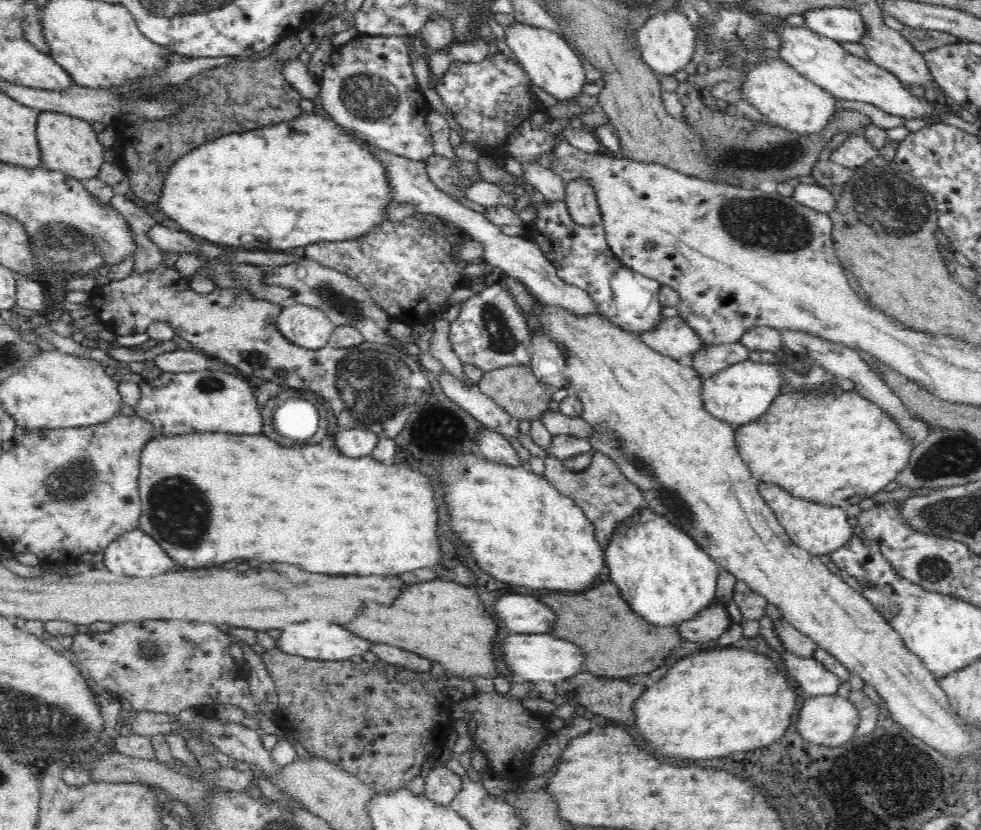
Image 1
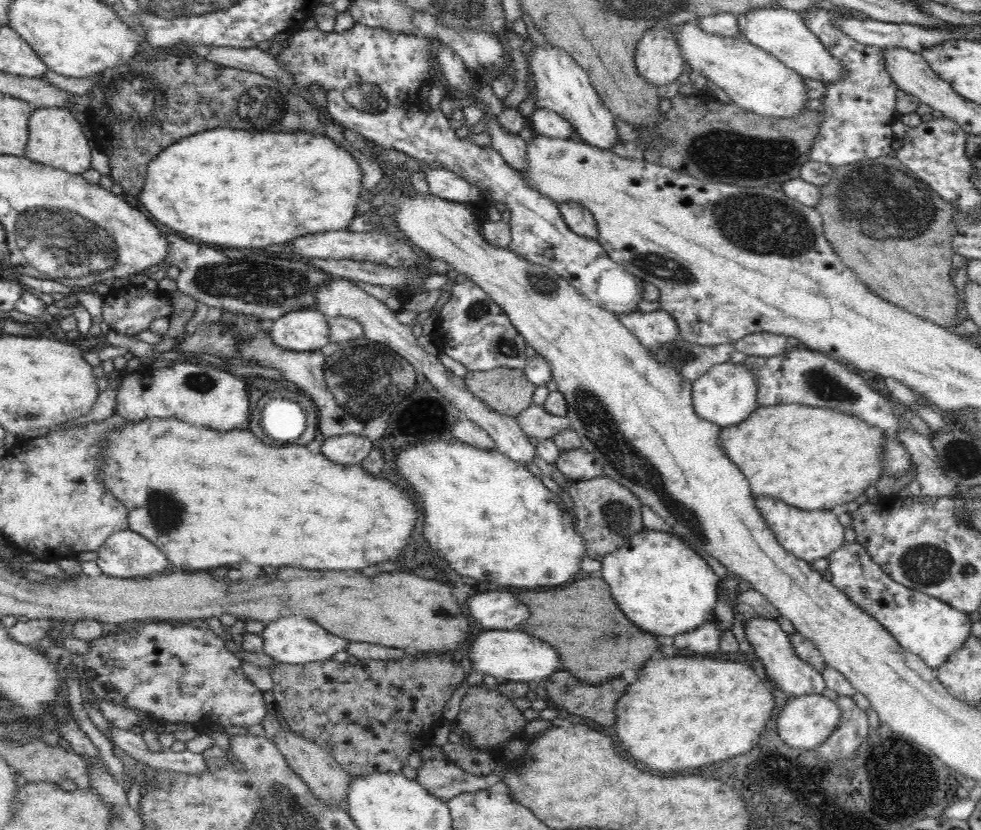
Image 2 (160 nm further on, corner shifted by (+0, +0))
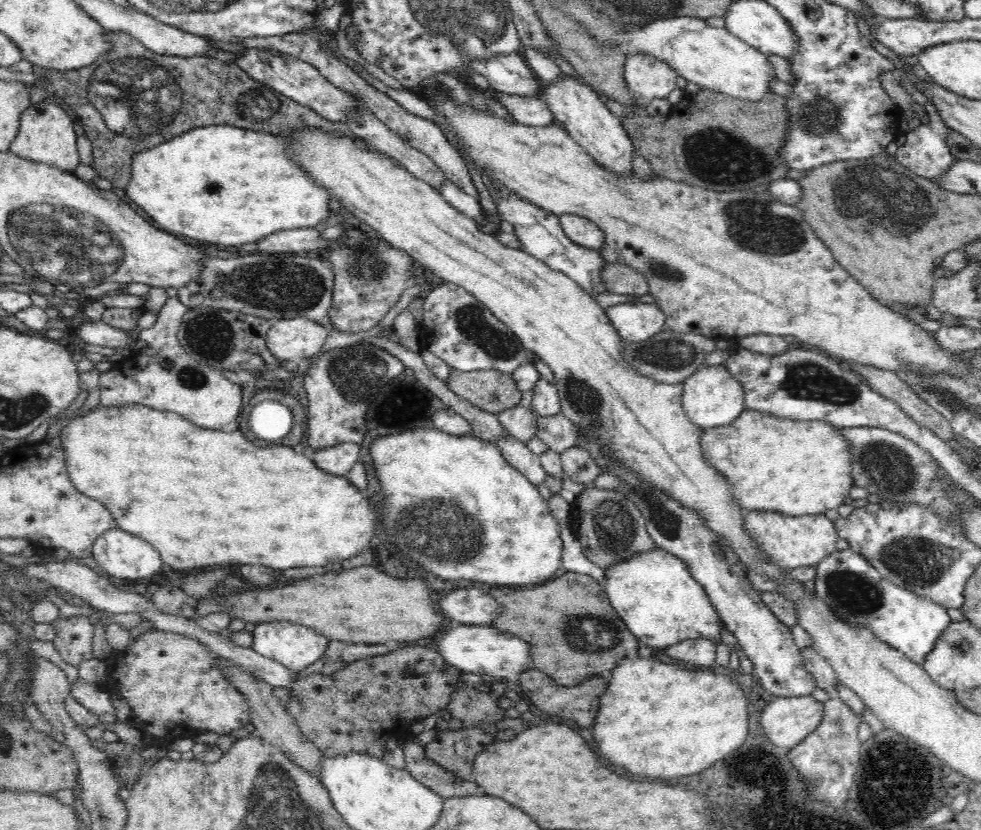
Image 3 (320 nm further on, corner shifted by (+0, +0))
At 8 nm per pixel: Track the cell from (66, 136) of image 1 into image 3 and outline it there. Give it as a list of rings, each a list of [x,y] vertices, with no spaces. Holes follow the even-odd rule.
[[[47,103],[31,104],[20,115],[19,132],[10,144],[10,151],[18,156],[47,165],[55,166],[60,170],[71,173],[80,164],[80,156],[76,146],[77,135],[74,132],[75,119],[69,112],[64,111],[60,105]]]

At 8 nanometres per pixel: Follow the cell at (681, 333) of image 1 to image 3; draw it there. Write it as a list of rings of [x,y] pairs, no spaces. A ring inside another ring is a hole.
[[[620,303],[605,308],[611,325],[623,342],[646,342],[665,330],[666,315],[654,303]]]

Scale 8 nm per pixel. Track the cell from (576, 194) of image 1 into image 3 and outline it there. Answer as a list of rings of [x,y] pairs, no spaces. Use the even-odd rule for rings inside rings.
[[[577,214],[558,215],[566,236],[578,246],[601,250],[604,246],[604,231],[591,220]]]

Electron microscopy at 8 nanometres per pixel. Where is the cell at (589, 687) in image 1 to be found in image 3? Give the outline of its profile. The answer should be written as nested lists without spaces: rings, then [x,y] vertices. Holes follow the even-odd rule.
[[[532,668],[519,674],[518,686],[522,696],[529,698],[531,703],[542,712],[546,712],[550,716],[560,716],[560,718],[573,720],[578,726],[588,729],[594,725],[599,698],[607,687],[607,677],[605,675],[592,676],[577,685],[562,686],[552,680],[546,673]]]

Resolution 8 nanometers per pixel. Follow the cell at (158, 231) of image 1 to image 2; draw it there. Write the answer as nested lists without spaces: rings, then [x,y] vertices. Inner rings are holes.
[[[166,235],[168,239],[168,256],[162,260],[154,270],[162,270],[169,266],[176,266],[181,270],[176,279],[177,288],[198,302],[207,304],[211,311],[224,310],[249,314],[261,320],[272,319],[273,321],[284,313],[302,308],[318,307],[316,303],[316,288],[324,286],[332,280],[333,276],[312,267],[306,261],[295,262],[282,258],[268,258],[262,256],[256,262],[246,260],[230,260],[226,252],[198,246],[197,242],[188,243],[182,237]]]

